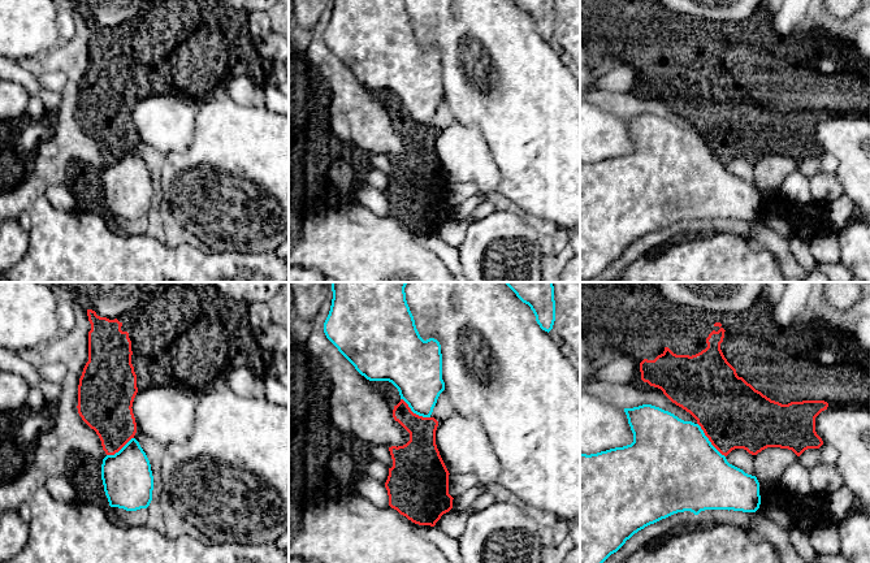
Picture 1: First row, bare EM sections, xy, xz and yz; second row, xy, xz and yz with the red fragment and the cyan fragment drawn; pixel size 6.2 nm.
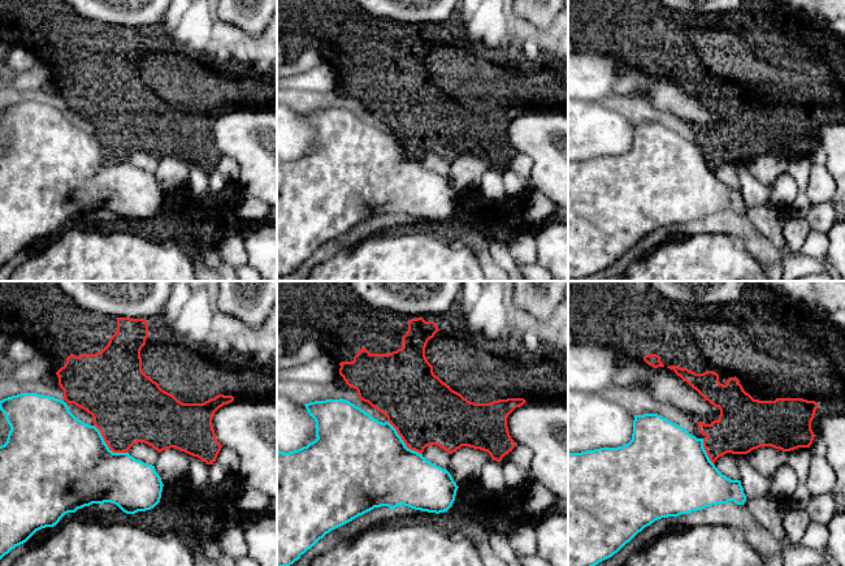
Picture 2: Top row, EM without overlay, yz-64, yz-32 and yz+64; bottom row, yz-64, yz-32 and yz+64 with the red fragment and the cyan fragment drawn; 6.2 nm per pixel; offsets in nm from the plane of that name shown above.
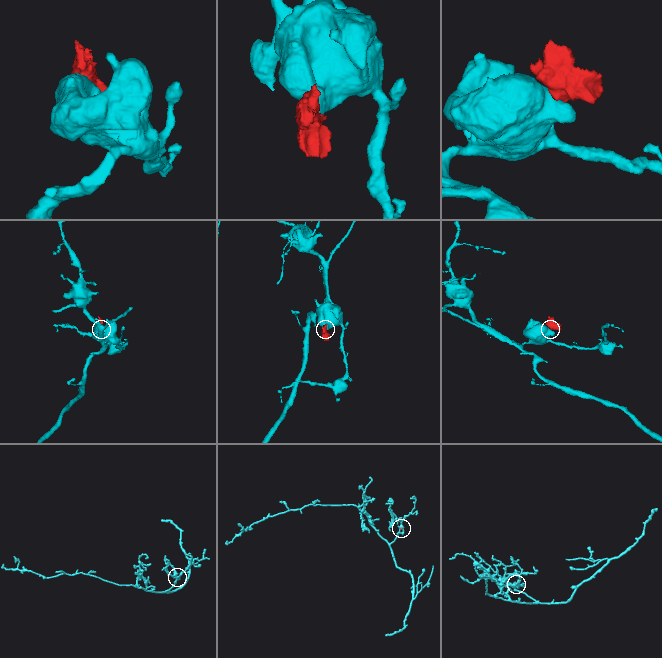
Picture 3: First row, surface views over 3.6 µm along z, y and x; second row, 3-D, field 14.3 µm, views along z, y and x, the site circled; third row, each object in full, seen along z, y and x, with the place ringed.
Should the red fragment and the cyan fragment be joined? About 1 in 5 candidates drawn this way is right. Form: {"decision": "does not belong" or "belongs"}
{"decision": "does not belong"}

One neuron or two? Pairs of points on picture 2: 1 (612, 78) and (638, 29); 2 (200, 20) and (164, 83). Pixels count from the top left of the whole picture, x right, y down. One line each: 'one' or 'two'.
1: two
2: two

